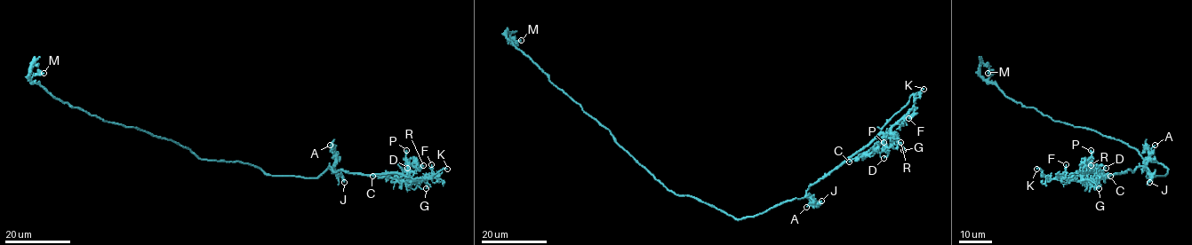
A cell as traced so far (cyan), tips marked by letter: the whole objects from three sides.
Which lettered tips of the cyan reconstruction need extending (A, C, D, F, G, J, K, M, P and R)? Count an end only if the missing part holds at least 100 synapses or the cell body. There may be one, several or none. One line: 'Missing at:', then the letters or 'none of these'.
Missing at: K

